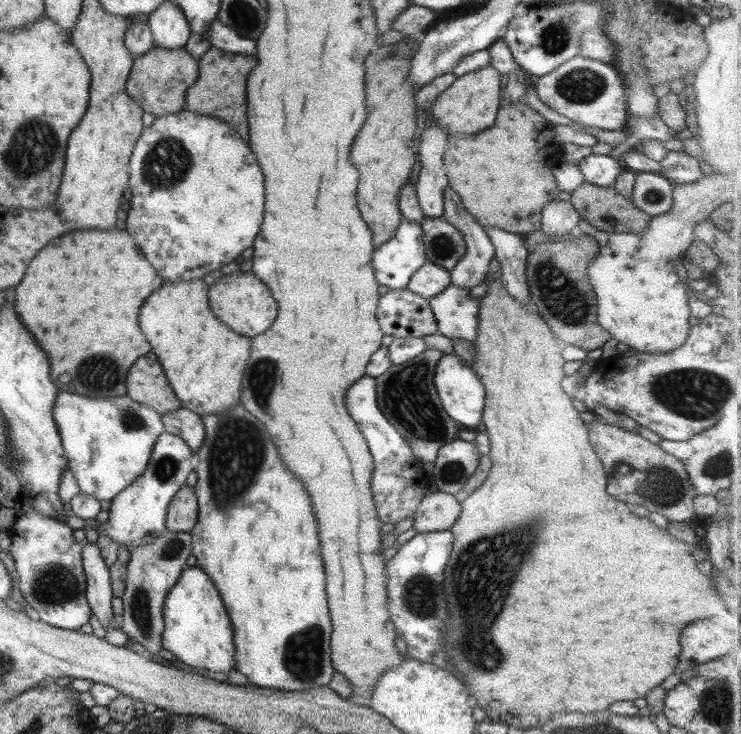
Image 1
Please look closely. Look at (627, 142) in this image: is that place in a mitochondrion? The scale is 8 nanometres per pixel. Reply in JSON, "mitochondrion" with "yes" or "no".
{"mitochondrion":"no"}

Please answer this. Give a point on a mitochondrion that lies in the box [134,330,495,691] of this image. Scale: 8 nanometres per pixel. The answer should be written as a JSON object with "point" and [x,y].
{"point":[232,468]}

